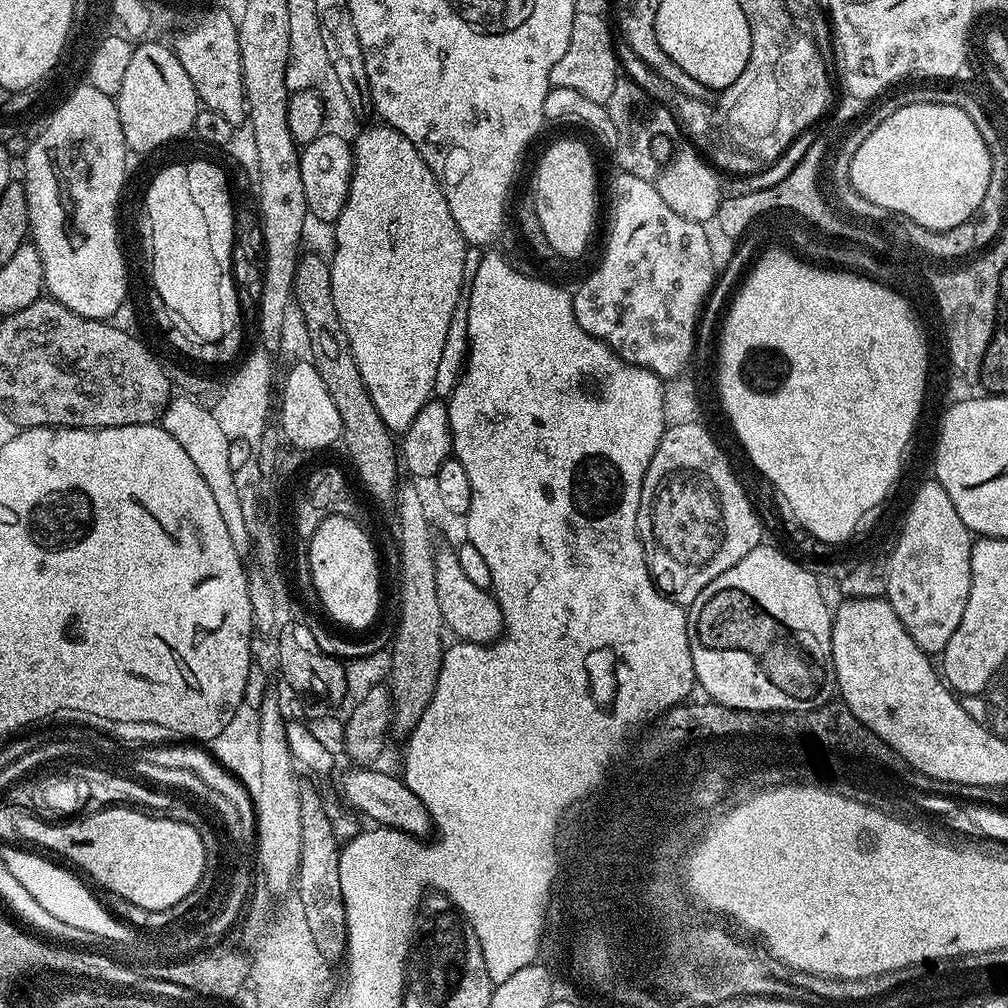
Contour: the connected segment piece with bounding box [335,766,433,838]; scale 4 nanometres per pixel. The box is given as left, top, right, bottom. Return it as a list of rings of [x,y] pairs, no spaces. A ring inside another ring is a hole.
[[[354,766],[349,769],[341,774],[335,789],[345,805],[366,814],[381,827],[396,828],[399,832],[417,838],[427,837],[427,832],[429,835],[433,831],[432,819],[426,806],[422,806],[418,796],[405,786],[399,775],[374,770],[372,766]]]

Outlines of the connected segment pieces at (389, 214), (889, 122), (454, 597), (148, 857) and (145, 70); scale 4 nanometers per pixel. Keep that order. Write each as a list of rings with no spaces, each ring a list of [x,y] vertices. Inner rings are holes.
[[[375,122],[369,128],[361,127],[355,133],[352,144],[352,181],[348,191],[348,200],[340,212],[340,217],[334,221],[336,229],[336,244],[330,255],[332,270],[332,297],[334,310],[338,310],[338,318],[348,335],[350,350],[354,354],[354,362],[358,362],[358,374],[362,374],[362,382],[366,382],[366,390],[378,410],[382,414],[382,422],[393,434],[403,434],[414,422],[418,410],[433,399],[434,378],[438,374],[438,361],[442,359],[442,346],[446,346],[446,330],[450,330],[450,318],[454,318],[454,310],[462,303],[466,292],[466,254],[469,245],[458,230],[458,222],[454,222],[454,214],[450,214],[450,206],[446,206],[446,194],[442,194],[442,186],[434,178],[430,166],[422,162],[422,154],[414,150],[414,142],[389,124]]]
[[[914,104],[904,106],[897,113],[890,114],[890,118],[882,121],[874,130],[874,134],[870,134],[870,138],[866,138],[862,142],[862,146],[858,146],[854,158],[846,165],[846,172],[848,172],[846,180],[855,192],[862,194],[864,198],[874,202],[878,207],[897,211],[898,214],[904,214],[906,218],[913,219],[917,224],[921,224],[923,228],[940,232],[950,230],[951,227],[958,226],[959,223],[971,221],[979,213],[980,204],[983,202],[984,195],[987,192],[987,184],[990,182],[991,168],[992,162],[989,146],[983,141],[978,126],[967,116],[966,111],[954,105]]]
[[[456,552],[435,553],[434,581],[437,586],[438,605],[441,611],[443,627],[456,635],[457,641],[466,644],[491,644],[504,631],[504,615],[500,603],[489,589],[474,586],[470,578],[462,570],[462,562],[458,562]]]
[[[132,806],[101,808],[99,812],[89,812],[87,816],[68,818],[63,822],[49,822],[23,810],[15,815],[14,835],[29,840],[24,841],[29,845],[49,848],[44,849],[49,853],[57,852],[52,853],[57,857],[65,856],[69,860],[67,863],[77,864],[72,866],[93,885],[101,884],[126,903],[148,912],[161,914],[182,902],[198,886],[198,878],[204,873],[204,843],[198,830],[175,818],[164,820],[168,818]]]
[[[143,42],[133,47],[122,90],[114,99],[124,140],[133,153],[152,152],[193,131],[198,111],[194,82],[182,70],[175,51],[164,42]]]

